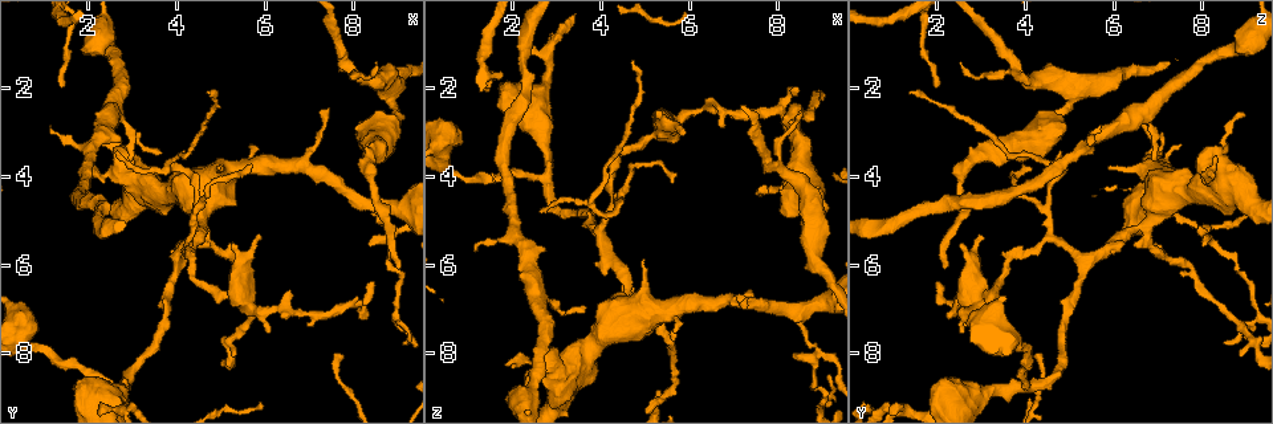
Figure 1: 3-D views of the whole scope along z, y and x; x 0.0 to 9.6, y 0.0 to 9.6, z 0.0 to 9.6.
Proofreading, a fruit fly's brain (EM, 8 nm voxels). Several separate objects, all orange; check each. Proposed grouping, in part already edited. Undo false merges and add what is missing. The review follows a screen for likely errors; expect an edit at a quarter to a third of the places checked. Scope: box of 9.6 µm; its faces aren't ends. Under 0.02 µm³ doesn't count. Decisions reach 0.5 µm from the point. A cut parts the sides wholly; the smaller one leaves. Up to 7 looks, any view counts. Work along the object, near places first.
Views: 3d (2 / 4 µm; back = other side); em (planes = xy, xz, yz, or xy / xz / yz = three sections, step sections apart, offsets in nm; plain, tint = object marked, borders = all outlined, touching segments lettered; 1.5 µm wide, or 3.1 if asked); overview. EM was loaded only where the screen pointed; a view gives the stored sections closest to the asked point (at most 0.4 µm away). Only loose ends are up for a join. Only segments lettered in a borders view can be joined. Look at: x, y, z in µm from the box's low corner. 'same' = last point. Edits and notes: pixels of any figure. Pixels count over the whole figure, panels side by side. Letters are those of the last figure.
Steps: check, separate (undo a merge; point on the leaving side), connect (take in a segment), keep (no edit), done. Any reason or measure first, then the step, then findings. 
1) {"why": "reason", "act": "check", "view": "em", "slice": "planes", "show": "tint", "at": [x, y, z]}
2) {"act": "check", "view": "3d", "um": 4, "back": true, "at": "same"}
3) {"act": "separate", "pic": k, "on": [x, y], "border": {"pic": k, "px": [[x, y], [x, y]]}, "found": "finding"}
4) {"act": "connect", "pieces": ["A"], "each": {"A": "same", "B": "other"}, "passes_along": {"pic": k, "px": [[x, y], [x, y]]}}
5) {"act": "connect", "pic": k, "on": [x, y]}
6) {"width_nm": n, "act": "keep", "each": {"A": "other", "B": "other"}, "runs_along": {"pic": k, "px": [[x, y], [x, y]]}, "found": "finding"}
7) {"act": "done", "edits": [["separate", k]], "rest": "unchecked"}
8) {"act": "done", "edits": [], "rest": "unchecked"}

{"why": "thin end", "act": "check", "view": "em", "slice": "yz", "step": 8, "show": "tint", "at": [8.50, 1.45, 2.50]}

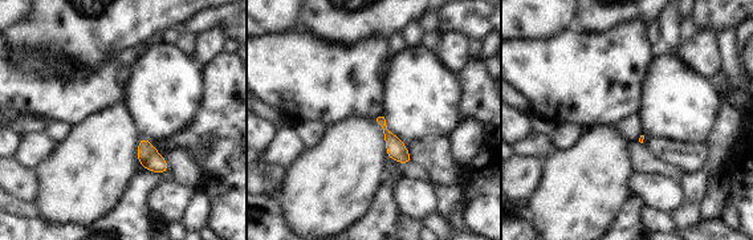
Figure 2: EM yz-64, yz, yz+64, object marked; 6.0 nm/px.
{"why": "another direction", "act": "check", "view": "em", "slice": "planes", "show": "borders", "at": "same"}

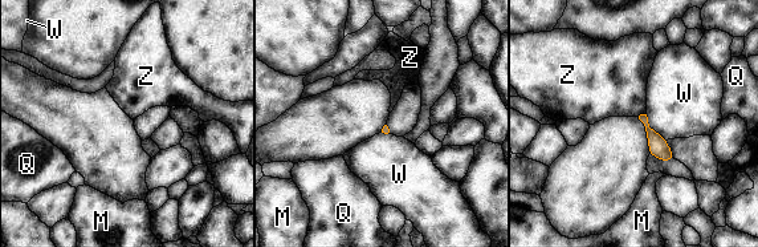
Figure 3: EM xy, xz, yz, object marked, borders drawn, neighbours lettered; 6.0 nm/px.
{"act": "keep", "each": {"M": "other", "Q": "other", "W": "other", "Z": "other"}, "border": {"pic": 3, "px": [[644, 113], [638, 116]]}, "found": "no lettered segment goes on from it"}

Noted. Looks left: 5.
{"why": "thin end", "act": "check", "view": "em", "slice": "planes", "show": "borders", "at": [7.45, 2.45, 6.65]}

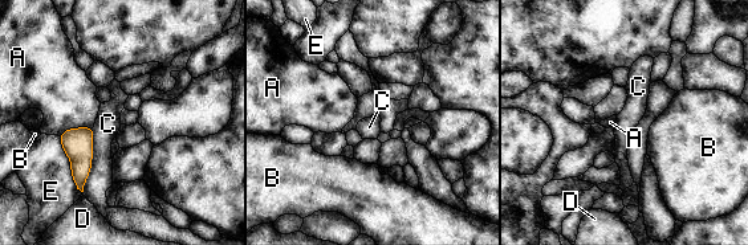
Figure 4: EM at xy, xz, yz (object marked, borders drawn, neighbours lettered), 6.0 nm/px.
{"act": "keep", "each": {"A": "other", "B": "other", "C": "other", "D": "other", "E": "other"}, "border": {"pic": 4, "px": [[93, 127], [92, 168], [82, 192]]}, "found": "no lettered segment goes on from it"}

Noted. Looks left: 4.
{"why": "three-way junction", "act": "check", "view": "3d", "um": 2, "at": [8.90, 5.20, 7.90]}

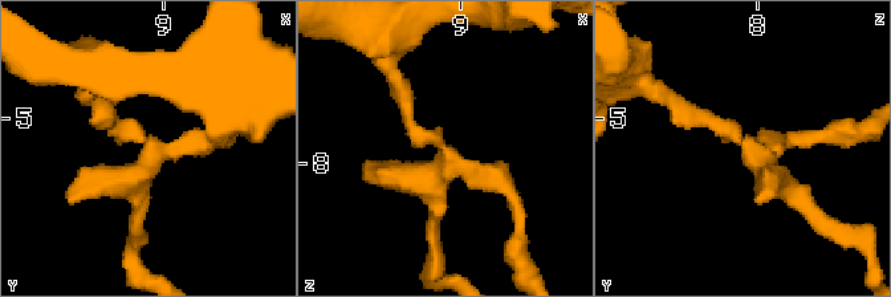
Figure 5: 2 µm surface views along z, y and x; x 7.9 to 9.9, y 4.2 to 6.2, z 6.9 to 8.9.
{"act": "check", "view": "em", "slice": "xy", "step": 4, "show": "plain", "at": [8.92, 5.22, 7.94]}

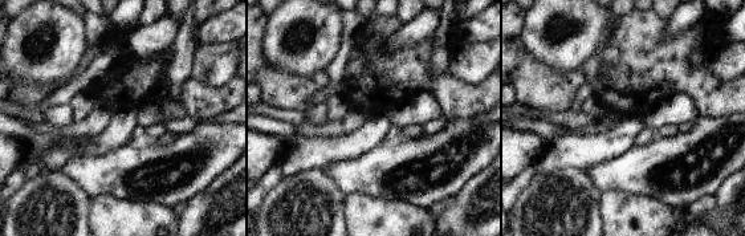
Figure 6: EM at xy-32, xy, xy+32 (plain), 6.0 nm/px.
{"act": "check", "view": "em", "slice": "xy", "step": 4, "show": "borders", "at": "same"}

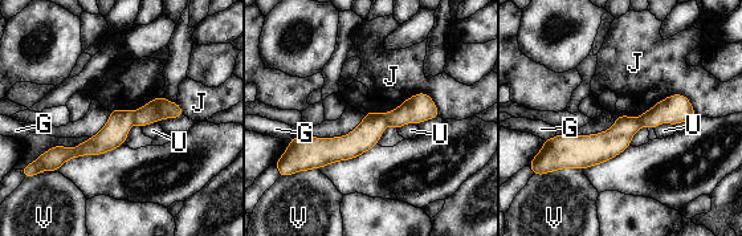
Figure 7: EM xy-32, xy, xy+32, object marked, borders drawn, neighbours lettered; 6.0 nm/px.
{"act": "separate", "pic": 7, "on": [159, 109], "each": {"G": "other", "J": "other", "U": "other", "V": "other"}, "border": {"pic": 7, "px": [[131, 112], [134, 122]]}, "found": "two neurons meet here"}

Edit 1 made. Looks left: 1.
{"act": "done", "edits": [["separate", 7]], "rest": "unchecked"}

